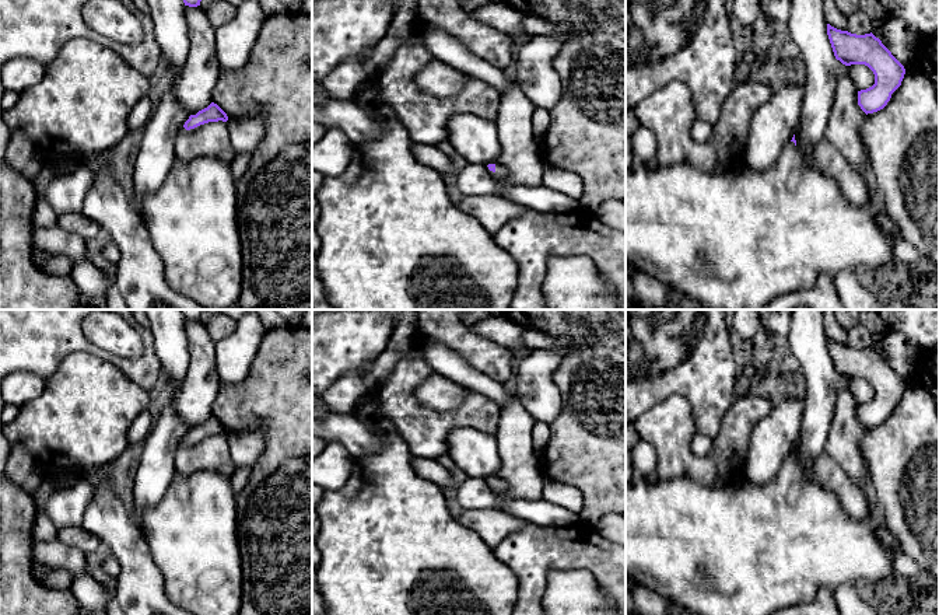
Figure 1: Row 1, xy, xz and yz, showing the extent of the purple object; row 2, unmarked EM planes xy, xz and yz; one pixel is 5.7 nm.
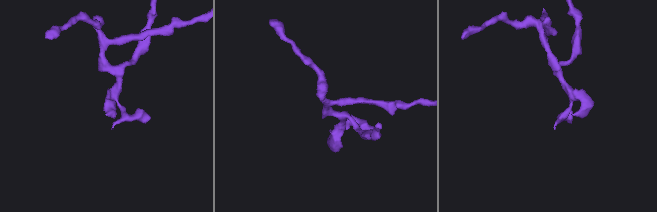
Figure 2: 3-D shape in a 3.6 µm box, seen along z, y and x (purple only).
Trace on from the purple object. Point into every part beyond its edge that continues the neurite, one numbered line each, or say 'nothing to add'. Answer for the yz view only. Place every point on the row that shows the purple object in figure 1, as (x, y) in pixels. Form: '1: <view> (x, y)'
1: yz (735, 240)

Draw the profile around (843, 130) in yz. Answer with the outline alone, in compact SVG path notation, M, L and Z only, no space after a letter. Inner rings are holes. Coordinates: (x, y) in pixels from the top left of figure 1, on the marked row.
M849 76L840 77L824 139L866 179L870 189L870 203L868 207L872 210L876 224L893 240L894 258L911 266L915 265L922 255L912 244L901 238L886 213L880 195L875 189L861 139L861 125L865 115L858 105L858 90L854 81Z

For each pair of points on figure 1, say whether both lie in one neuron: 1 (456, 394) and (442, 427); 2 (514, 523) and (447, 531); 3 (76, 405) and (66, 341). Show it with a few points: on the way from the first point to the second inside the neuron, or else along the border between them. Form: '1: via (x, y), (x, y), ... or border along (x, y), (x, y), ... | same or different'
1: border along (468, 390), (455, 409), (433, 411), (419, 401) | different
2: border along (455, 517), (493, 551) | different
3: border along (97, 355), (86, 352), (70, 353), (45, 377) | different

